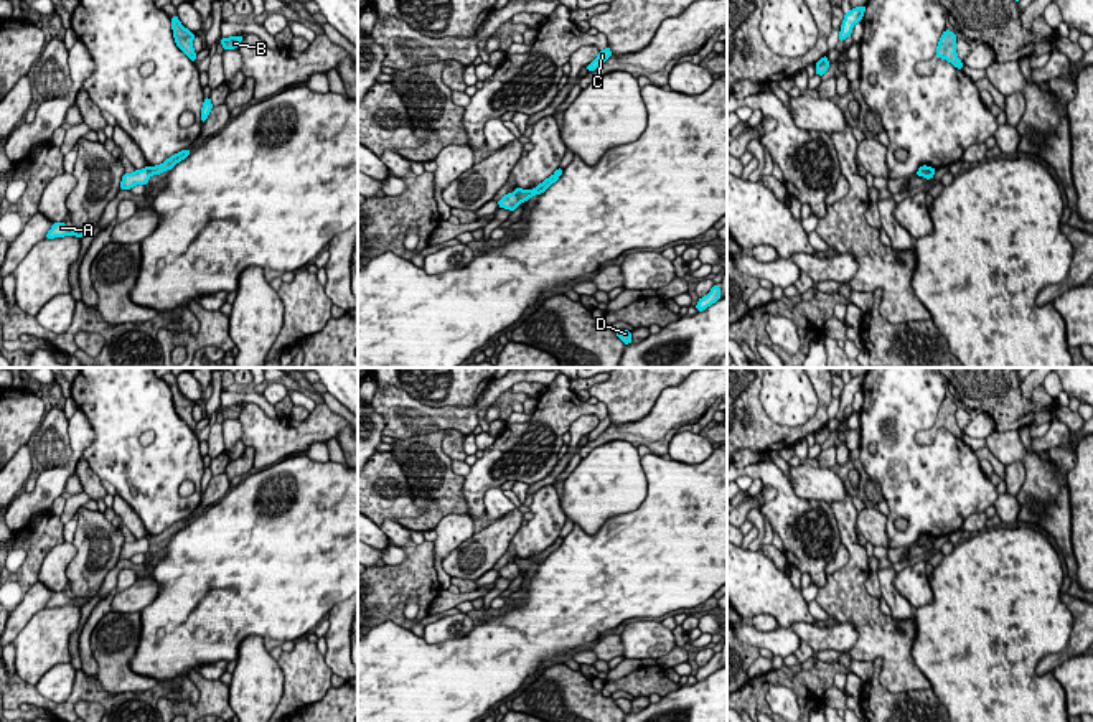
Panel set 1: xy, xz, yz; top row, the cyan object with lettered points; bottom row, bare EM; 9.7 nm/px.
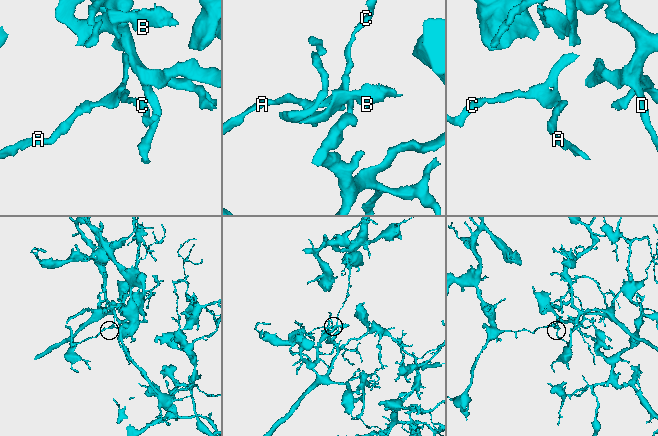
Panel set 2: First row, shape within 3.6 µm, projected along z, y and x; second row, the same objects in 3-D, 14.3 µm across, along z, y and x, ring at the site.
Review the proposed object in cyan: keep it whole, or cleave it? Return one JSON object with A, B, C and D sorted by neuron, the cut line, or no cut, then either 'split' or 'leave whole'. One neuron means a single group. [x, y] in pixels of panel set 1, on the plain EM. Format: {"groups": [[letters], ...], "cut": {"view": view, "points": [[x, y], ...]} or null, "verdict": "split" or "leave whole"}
{"groups": [["A", "B", "D"], ["C"]], "cut": {"view": "xz", "points": [[513, 562], [521, 571]]}, "verdict": "split"}

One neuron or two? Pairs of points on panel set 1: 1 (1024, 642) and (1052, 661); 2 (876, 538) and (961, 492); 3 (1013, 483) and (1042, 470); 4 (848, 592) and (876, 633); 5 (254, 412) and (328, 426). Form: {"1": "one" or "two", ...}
{"1": "two", "2": "two", "3": "two", "4": "one", "5": "one"}

